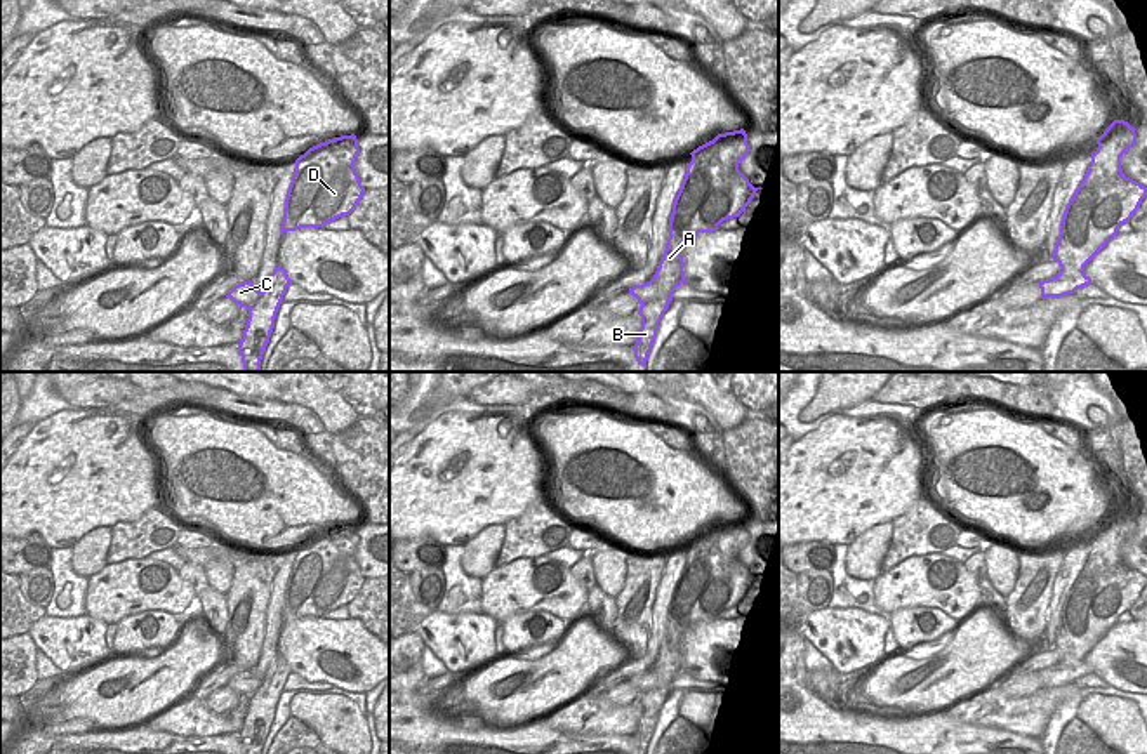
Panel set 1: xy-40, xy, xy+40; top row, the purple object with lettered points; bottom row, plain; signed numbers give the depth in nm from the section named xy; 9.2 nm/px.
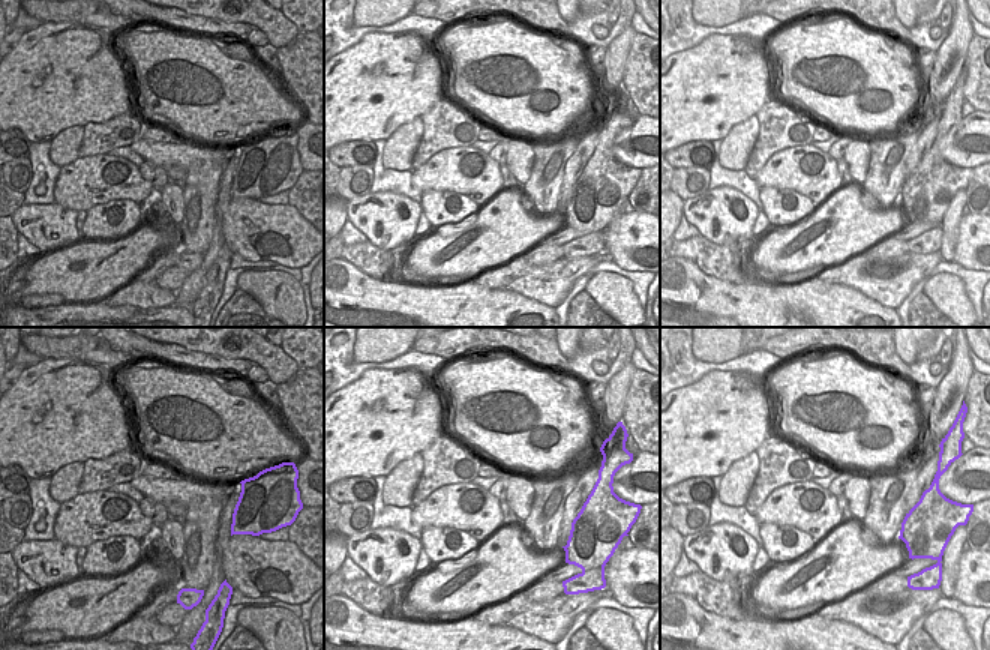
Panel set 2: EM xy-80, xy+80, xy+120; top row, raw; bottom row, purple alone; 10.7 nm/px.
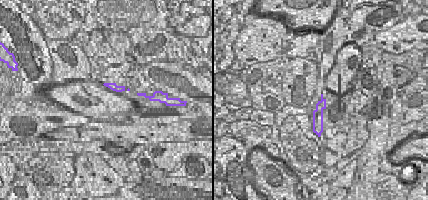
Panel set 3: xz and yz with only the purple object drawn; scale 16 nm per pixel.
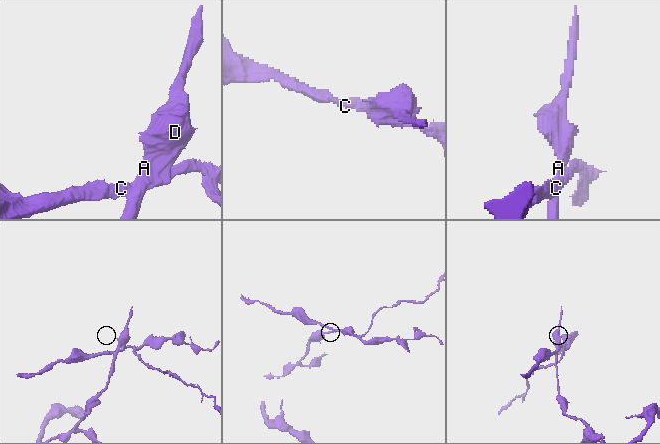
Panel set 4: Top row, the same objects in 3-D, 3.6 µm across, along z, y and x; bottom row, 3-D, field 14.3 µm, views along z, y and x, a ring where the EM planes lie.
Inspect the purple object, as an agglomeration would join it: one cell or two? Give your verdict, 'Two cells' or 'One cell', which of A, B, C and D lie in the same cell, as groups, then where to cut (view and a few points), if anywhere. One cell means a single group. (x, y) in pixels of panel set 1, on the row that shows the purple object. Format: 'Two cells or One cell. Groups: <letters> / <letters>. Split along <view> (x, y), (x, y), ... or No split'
Two cells. Groups: A B D / C. Split along xy (652, 278), (656, 292), (642, 304).

